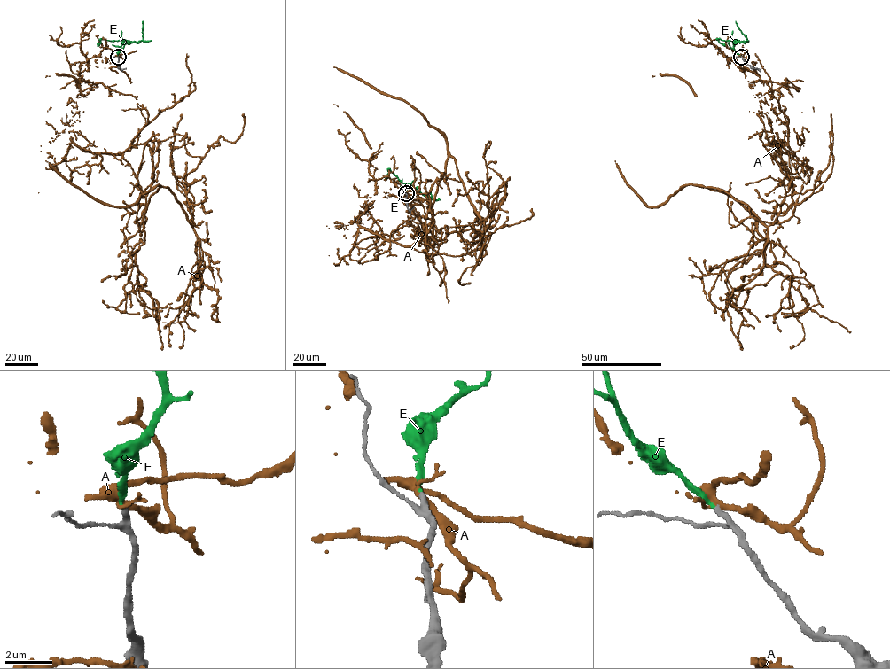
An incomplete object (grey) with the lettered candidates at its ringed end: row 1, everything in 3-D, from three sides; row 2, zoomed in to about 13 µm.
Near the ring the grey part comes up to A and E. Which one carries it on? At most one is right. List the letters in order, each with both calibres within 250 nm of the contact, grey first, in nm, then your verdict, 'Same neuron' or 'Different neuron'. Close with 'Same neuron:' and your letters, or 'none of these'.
A: Thickness 200 nm (grey) against 240 nm. Different neuron
E: Thickness 180 nm (grey) against 190 nm. Same neuron
Same neuron: E

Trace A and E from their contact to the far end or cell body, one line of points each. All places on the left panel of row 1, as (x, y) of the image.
A: (118, 57), (76, 81), (147, 111), (101, 151), (144, 222), (166, 187), (192, 225), (185, 176), (243, 113)
E: (118, 56), (124, 40), (139, 42), (143, 39), (143, 21)

